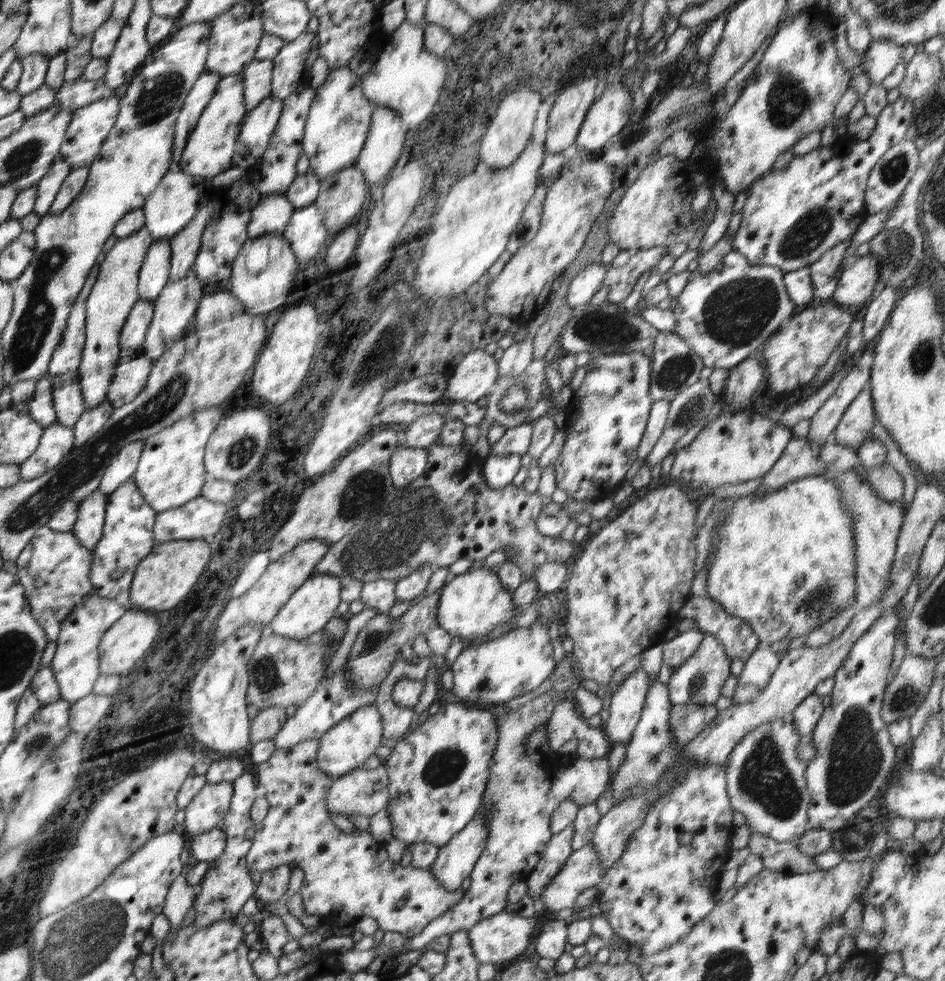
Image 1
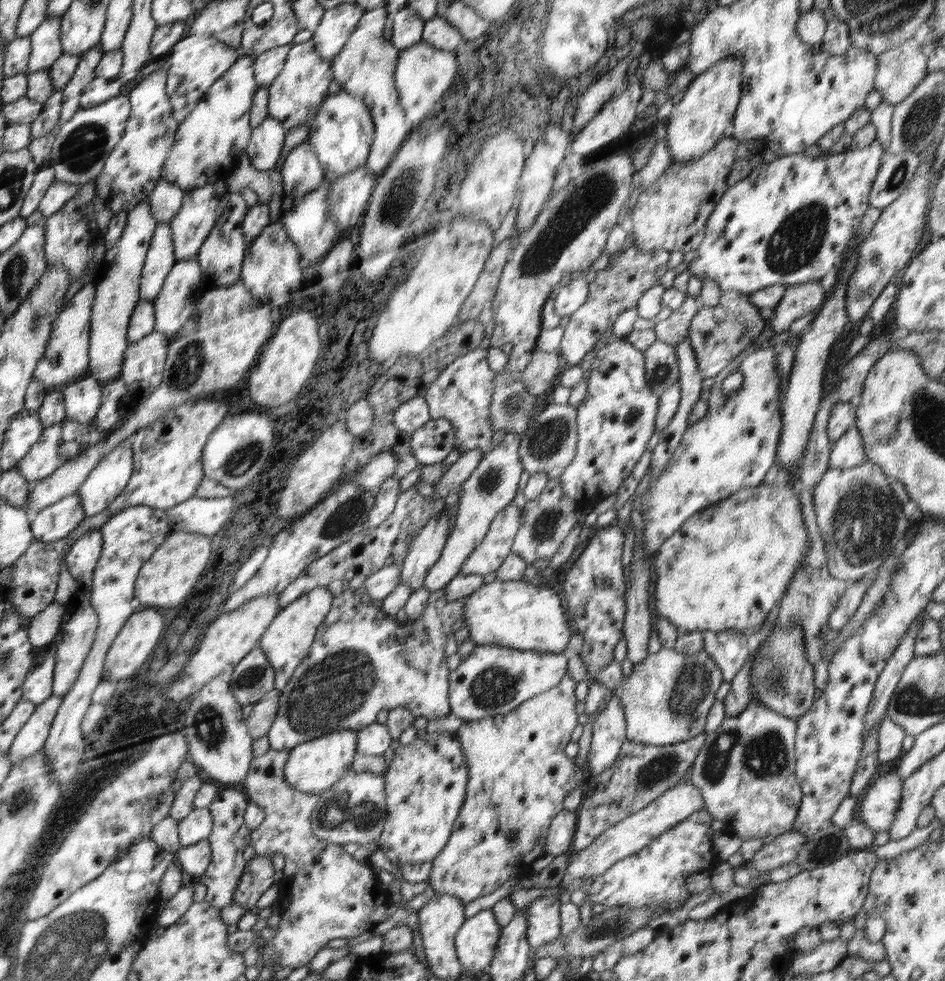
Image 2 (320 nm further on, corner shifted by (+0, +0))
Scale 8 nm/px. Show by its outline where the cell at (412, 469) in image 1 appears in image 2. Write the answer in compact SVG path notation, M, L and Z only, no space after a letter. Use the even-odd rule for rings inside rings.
M393 475L387 478L375 492L375 501L372 510L366 516L363 530L376 528L395 510L396 501L400 494L400 480Z

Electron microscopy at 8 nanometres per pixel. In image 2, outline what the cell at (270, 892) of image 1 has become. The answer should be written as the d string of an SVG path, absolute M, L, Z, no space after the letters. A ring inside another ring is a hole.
M256 855L246 863L246 868L244 868L231 903L240 904L240 907L244 907L248 911L257 911L256 902L276 883L276 875L271 860Z

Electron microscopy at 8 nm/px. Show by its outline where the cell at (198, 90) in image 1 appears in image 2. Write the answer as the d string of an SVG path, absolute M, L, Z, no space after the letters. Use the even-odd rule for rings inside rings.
M188 34L177 42L165 56L170 63L167 72L167 95L170 97L171 107L174 109L174 117L182 122L194 110L194 107L205 96L205 92L228 70L240 56L234 48L224 41L206 34Z

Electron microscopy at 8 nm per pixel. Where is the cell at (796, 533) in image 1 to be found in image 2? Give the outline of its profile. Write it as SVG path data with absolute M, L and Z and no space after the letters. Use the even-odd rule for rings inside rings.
M776 480L773 485L762 484L739 490L725 500L720 500L720 503L712 504L684 521L684 524L672 536L669 536L654 554L652 562L654 566L654 606L656 606L654 614L672 622L679 634L704 630L712 630L718 634L754 632L767 620L773 608L780 604L781 598L786 592L787 584L793 574L801 567L803 556L808 547L809 538L804 528L802 505L800 505L800 501L798 501L798 497L796 497L790 484Z

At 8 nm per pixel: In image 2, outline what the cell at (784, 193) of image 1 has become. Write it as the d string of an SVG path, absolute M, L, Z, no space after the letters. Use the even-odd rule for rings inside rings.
M877 139L864 148L864 150L847 149L840 154L840 162L838 162L838 154L830 158L814 158L807 157L804 153L780 155L778 159L770 163L761 162L750 174L736 184L733 184L720 198L719 202L715 204L712 214L708 217L705 224L705 236L702 242L695 248L696 255L693 261L689 264L689 274L699 278L701 281L705 278L715 280L720 287L721 292L728 292L729 290L737 290L742 294L750 295L753 292L762 290L763 288L774 286L776 284L794 286L796 284L804 284L811 282L811 280L821 280L821 278L830 272L832 268L838 266L841 257L843 256L848 242L852 236L855 236L856 230L860 228L860 221L864 212L869 208L869 194L871 186L877 177L882 158L884 158L885 148L877 141Z

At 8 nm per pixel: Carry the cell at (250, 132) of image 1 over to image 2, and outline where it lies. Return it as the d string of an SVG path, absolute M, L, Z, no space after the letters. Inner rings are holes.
M266 117L258 128L251 132L245 151L252 167L260 171L275 168L285 143L286 129L275 118Z

